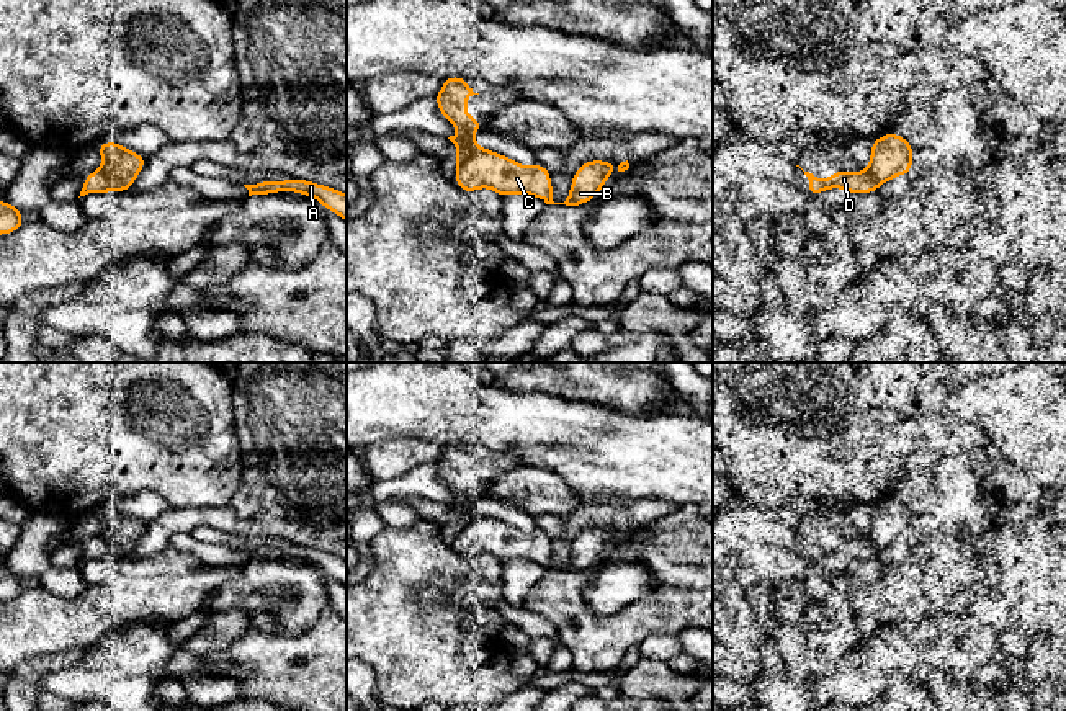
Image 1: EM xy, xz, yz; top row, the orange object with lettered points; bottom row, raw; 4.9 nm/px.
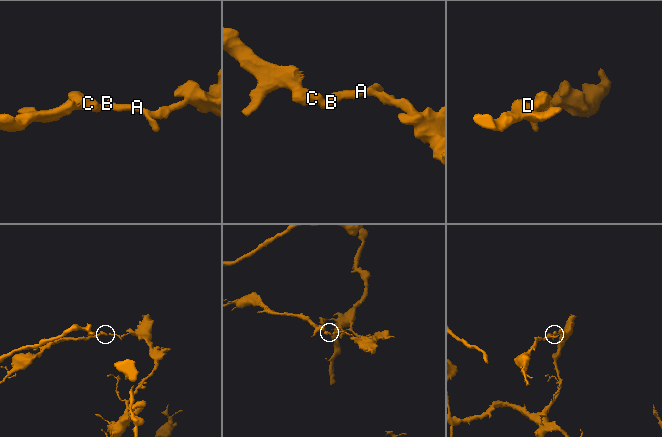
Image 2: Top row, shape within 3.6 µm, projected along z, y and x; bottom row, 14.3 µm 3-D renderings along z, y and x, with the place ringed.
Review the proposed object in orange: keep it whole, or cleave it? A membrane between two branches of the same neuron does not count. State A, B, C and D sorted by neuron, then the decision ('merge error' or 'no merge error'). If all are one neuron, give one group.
groups A B C / D; merge error

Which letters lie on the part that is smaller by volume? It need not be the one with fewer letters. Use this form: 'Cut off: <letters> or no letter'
Cut off: D

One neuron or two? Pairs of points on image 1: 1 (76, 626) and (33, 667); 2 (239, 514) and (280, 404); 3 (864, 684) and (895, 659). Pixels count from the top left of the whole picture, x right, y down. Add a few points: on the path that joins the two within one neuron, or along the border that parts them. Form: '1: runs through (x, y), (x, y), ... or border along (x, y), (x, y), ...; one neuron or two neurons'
1: border along (84, 648), (35, 654), (17, 664); two neurons
2: runs through (267, 486), (280, 471), (280, 432); one neuron
3: runs through (870, 675), (886, 659); one neuron

